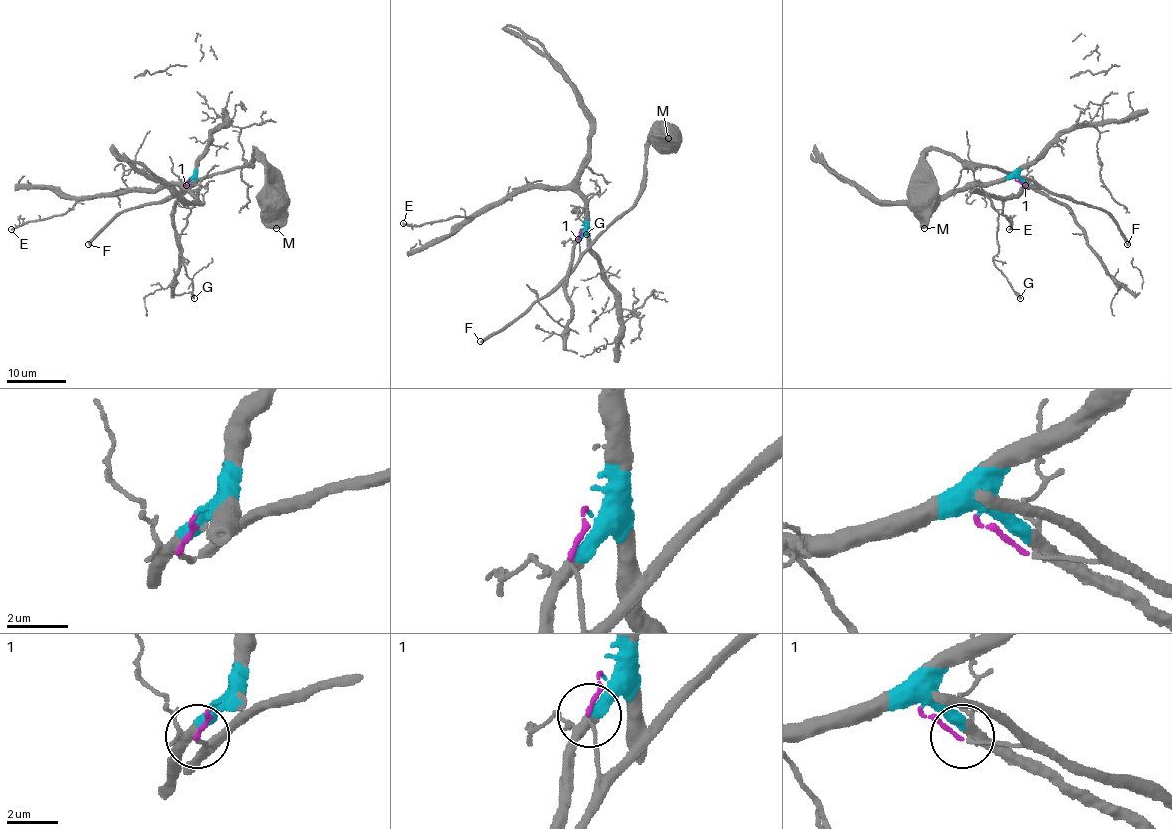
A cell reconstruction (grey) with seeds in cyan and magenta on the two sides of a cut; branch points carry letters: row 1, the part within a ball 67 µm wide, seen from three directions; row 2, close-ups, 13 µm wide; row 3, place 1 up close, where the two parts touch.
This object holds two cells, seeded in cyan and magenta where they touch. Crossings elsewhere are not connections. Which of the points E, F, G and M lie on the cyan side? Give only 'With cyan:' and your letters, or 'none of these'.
With cyan: E, G

